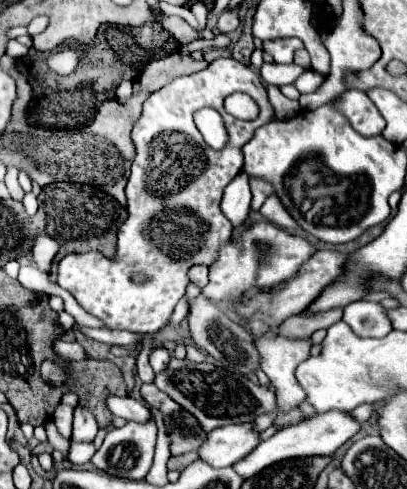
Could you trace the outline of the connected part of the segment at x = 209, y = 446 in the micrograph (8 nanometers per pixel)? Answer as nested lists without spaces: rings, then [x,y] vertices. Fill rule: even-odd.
[[[249,423],[219,427],[207,433],[205,443],[197,449],[201,461],[211,463],[211,467],[229,467],[243,459],[259,443],[259,433],[251,429]]]

